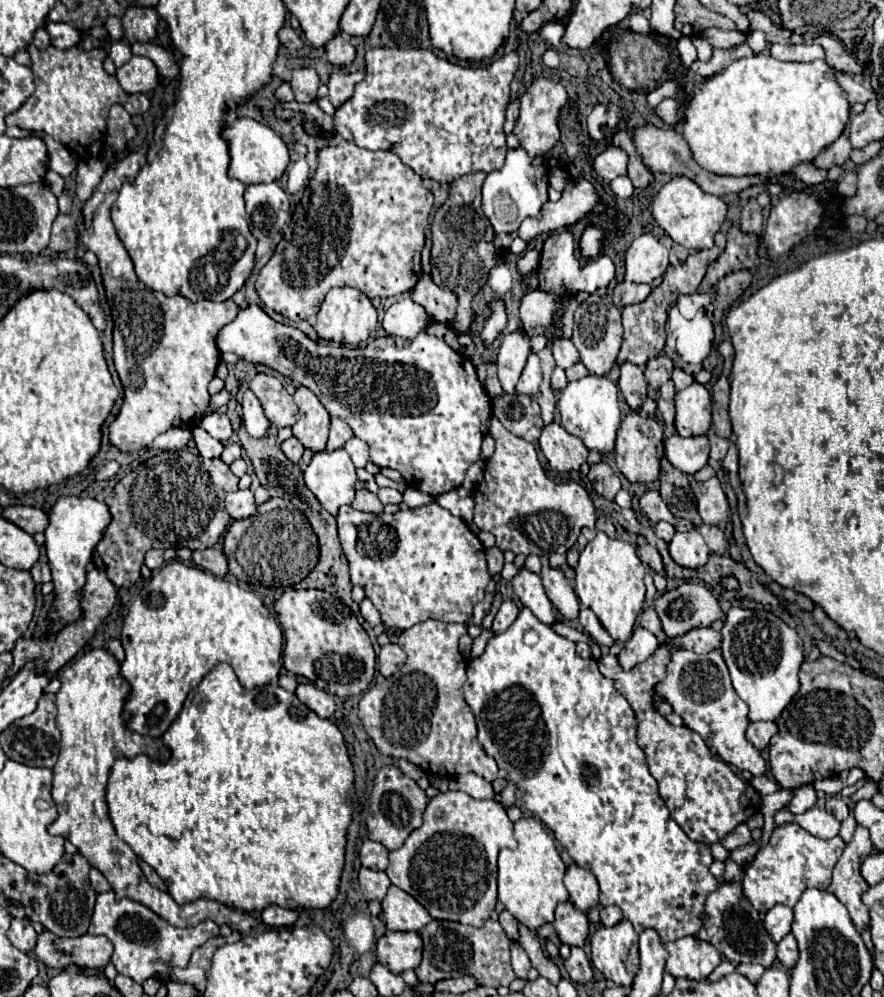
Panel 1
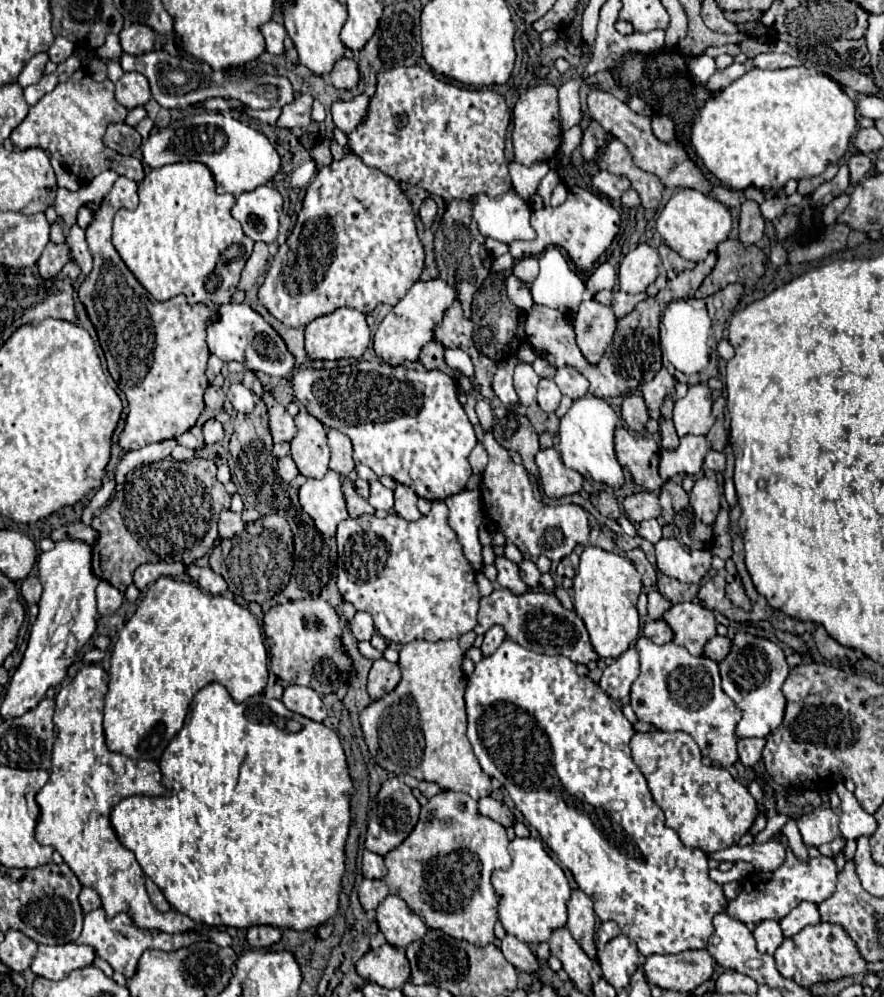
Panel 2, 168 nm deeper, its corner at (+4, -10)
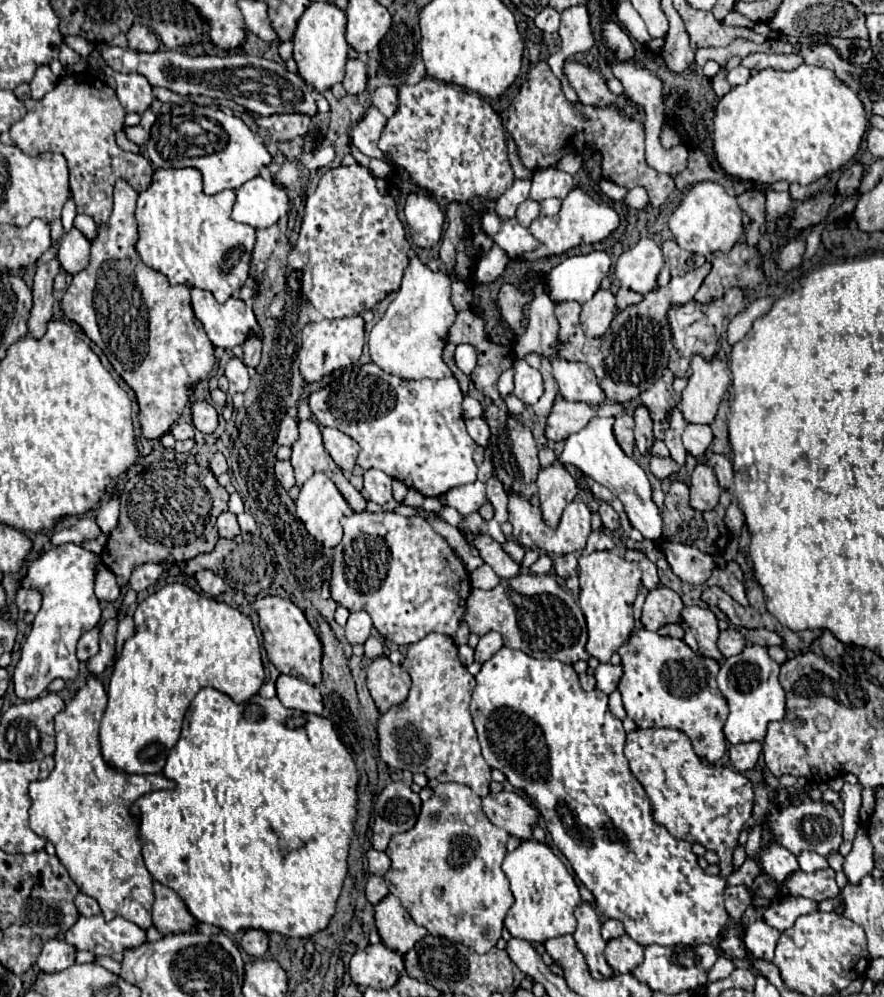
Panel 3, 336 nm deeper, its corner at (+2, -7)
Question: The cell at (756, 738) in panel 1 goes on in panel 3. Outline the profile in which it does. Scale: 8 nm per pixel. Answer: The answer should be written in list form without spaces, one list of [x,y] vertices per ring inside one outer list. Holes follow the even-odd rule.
[[[750,741],[750,743],[738,743],[730,747],[730,761],[736,767],[736,771],[744,773],[752,769],[762,753],[762,743],[760,741]]]

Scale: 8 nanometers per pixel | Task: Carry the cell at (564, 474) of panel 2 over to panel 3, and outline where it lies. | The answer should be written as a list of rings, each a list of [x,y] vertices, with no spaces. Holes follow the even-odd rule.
[[[552,463],[538,473],[538,489],[540,489],[540,509],[552,527],[558,525],[564,507],[580,493],[580,481],[562,465]]]

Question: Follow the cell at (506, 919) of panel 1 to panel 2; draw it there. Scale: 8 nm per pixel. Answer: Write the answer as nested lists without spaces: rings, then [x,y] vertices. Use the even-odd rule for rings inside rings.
[[[510,934],[504,936],[504,940],[502,940],[502,954],[516,970],[522,970],[526,974],[538,974],[540,968],[542,968],[538,958],[528,948],[528,944],[520,942],[516,936],[510,936]]]

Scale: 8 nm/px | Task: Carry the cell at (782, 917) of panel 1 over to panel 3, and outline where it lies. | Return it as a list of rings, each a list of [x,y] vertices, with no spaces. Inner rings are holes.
[[[758,919],[758,921],[750,923],[744,931],[746,949],[752,955],[758,955],[762,959],[772,959],[774,957],[774,949],[776,949],[778,939],[780,939],[780,931],[770,927],[764,919]]]

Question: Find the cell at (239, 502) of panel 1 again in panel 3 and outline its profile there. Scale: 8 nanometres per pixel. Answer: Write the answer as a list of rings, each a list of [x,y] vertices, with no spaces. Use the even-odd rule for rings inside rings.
[[[230,511],[222,513],[222,515],[218,517],[218,523],[216,523],[216,525],[218,525],[220,537],[224,537],[224,539],[232,539],[232,537],[236,537],[236,535],[240,533],[238,519],[236,519],[236,515],[230,513]]]

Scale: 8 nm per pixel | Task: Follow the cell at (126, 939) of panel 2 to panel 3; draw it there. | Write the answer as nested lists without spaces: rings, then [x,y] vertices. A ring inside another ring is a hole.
[[[94,915],[80,917],[78,923],[66,933],[66,941],[78,951],[86,949],[94,955],[112,957],[122,963],[126,949],[136,949],[146,943],[146,931],[124,917],[104,921],[104,915]]]

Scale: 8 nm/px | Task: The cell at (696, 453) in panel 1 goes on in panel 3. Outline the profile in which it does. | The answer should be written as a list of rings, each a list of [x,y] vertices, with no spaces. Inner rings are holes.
[[[688,423],[686,429],[684,429],[684,435],[682,435],[682,441],[684,441],[686,451],[688,451],[692,457],[700,459],[700,457],[706,453],[708,445],[712,443],[712,431],[710,431],[708,425]]]

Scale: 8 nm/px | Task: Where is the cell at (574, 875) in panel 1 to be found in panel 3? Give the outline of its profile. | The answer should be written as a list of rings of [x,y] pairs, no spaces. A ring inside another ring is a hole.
[[[582,901],[576,911],[574,911],[576,919],[578,919],[578,927],[574,931],[574,939],[578,949],[584,953],[588,967],[600,971],[604,977],[612,977],[614,971],[610,969],[610,965],[604,959],[604,947],[606,941],[600,935],[600,917],[596,913],[596,909]]]

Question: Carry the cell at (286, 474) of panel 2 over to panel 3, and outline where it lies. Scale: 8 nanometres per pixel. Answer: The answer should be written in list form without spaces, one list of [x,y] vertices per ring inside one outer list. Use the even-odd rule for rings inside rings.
[[[276,461],[276,479],[286,487],[290,489],[296,481],[294,481],[294,469],[292,469],[292,463],[290,461]]]

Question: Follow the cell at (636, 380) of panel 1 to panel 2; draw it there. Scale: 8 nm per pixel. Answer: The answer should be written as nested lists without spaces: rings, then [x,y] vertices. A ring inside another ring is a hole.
[[[626,396],[622,402],[622,418],[626,420],[628,428],[634,432],[644,432],[648,422],[648,410],[642,396]]]

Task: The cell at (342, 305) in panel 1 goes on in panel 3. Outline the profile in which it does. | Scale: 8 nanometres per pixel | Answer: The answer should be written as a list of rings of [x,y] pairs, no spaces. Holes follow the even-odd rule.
[[[360,315],[344,319],[322,319],[320,323],[308,323],[302,331],[302,349],[298,351],[300,371],[308,383],[320,381],[334,369],[356,363],[364,347],[364,319]]]

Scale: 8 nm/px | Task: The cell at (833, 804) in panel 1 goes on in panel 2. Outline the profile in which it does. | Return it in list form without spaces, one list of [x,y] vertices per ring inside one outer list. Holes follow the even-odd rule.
[[[814,808],[812,812],[802,814],[796,824],[806,846],[818,848],[840,836],[838,812],[834,812],[832,808]]]

